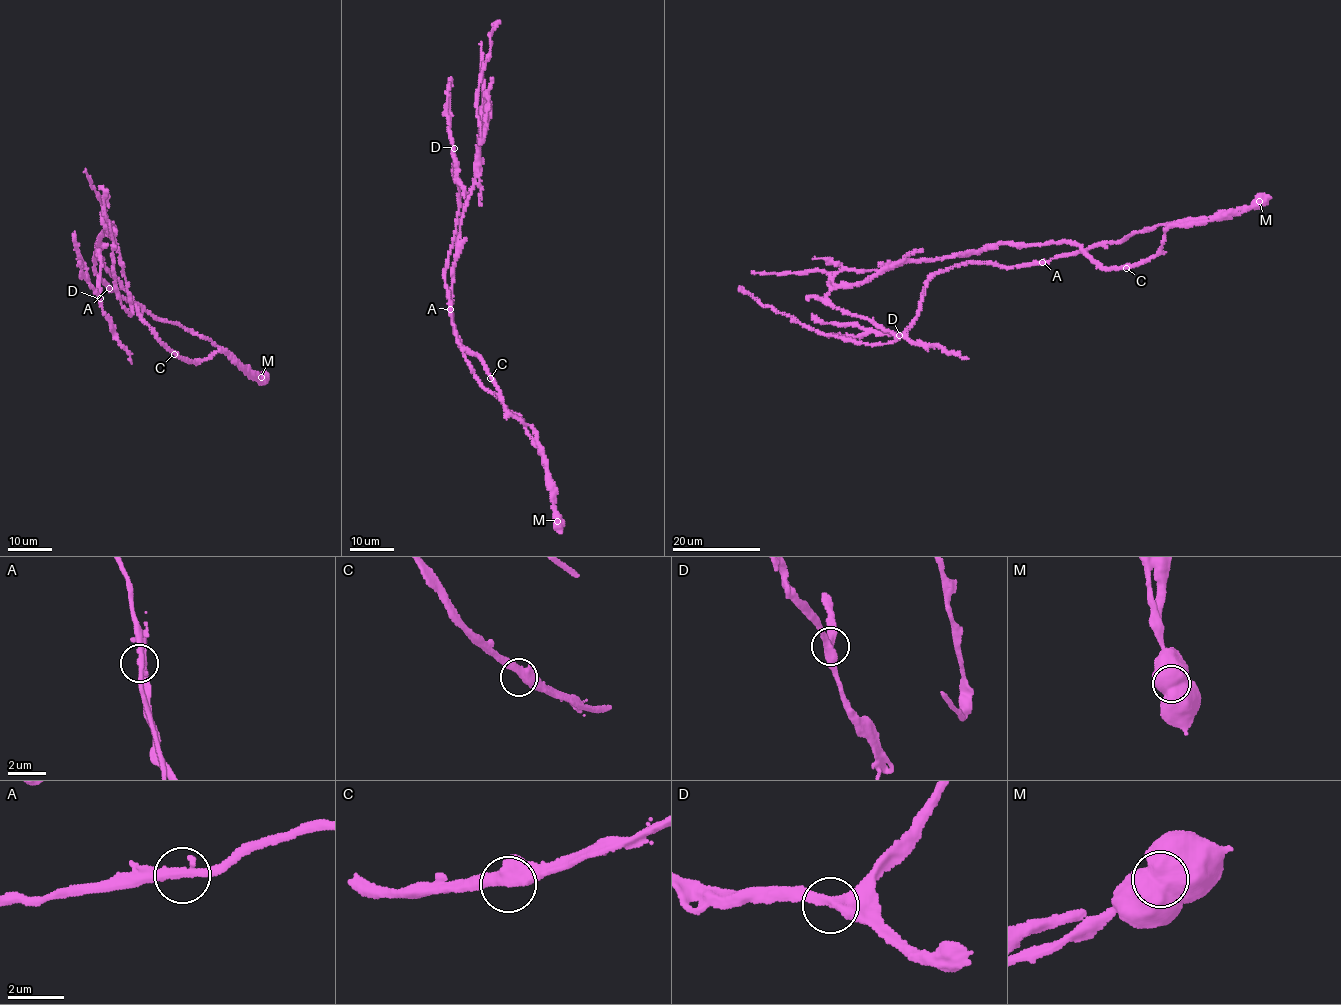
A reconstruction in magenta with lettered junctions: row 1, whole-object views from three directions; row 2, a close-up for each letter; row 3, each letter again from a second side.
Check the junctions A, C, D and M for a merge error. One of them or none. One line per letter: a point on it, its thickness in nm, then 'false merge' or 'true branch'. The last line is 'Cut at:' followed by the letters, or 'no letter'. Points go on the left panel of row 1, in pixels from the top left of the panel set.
A: at (109, 288); 320 nm thick; true branch
C: at (174, 354); 440 nm thick; true branch
D: at (100, 298); 400 nm thick; true branch
M: at (261, 377); 1100 nm thick; false merge
Cut at: M

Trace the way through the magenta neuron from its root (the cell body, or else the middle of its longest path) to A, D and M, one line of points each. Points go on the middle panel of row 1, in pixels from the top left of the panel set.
A: (493, 378), (503, 406), (532, 427), (546, 474), (543, 454), (524, 421), (475, 376), (456, 339), (450, 310)
D: (493, 378), (546, 474), (456, 339), (454, 148)
M: (493, 378), (503, 406), (533, 430), (547, 470), (557, 521)

